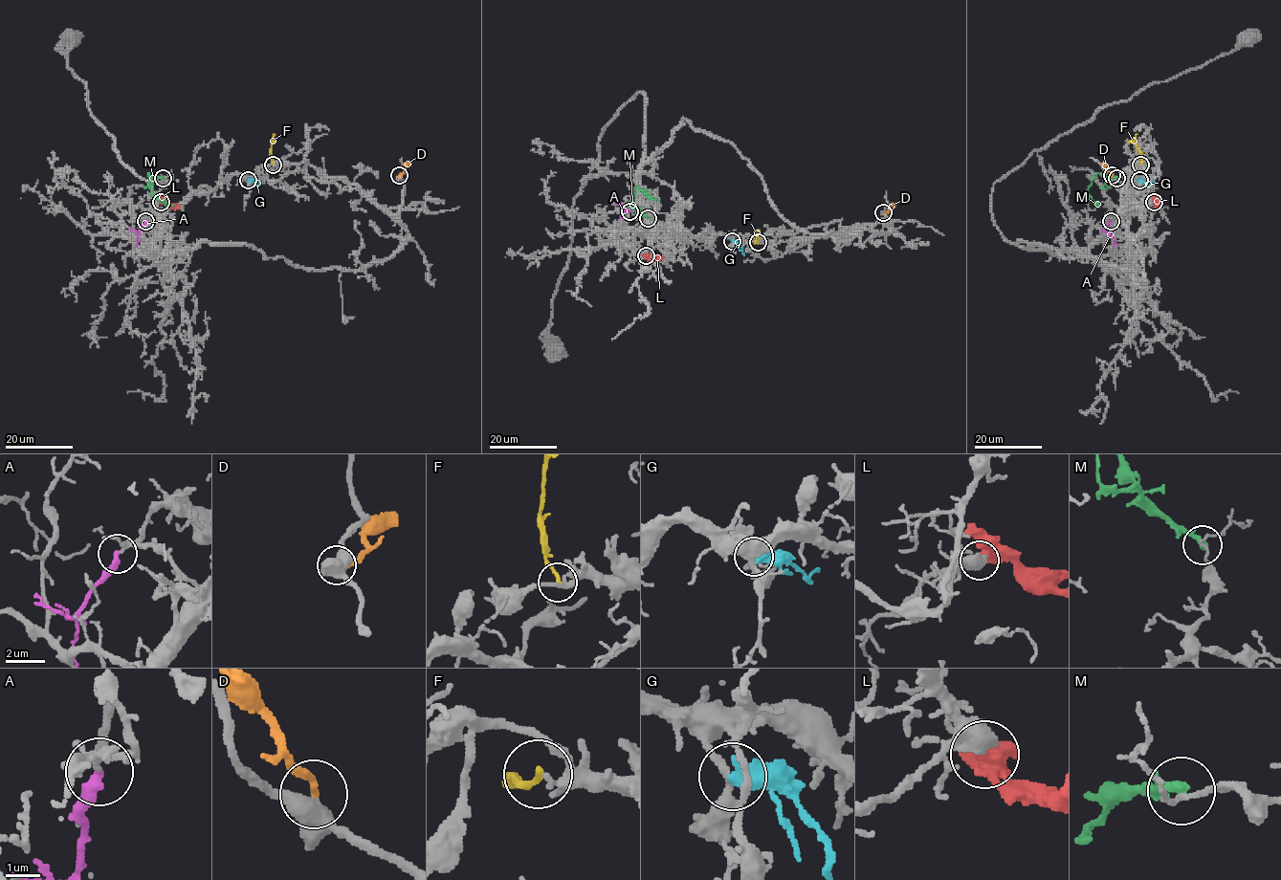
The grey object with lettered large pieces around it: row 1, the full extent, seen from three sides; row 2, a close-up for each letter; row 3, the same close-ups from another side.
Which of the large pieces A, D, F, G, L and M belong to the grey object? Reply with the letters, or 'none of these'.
none of these

